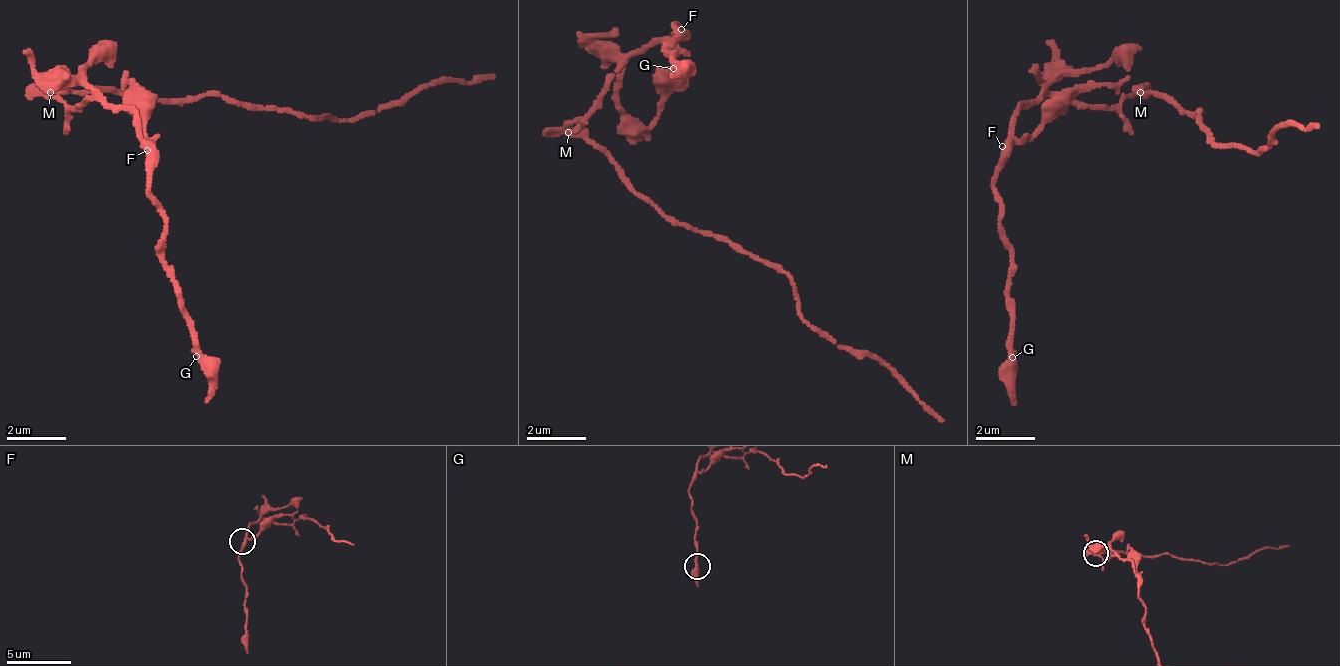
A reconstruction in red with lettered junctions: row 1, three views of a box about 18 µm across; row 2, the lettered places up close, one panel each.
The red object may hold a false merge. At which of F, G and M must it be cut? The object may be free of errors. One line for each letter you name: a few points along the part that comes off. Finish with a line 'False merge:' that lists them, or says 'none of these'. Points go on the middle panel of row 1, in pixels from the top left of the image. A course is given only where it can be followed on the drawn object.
M: Course of the part to remove: (570, 134), (599, 142), (669, 218), (726, 234), (786, 274), (813, 327), (894, 370), (946, 422)
False merge: M

